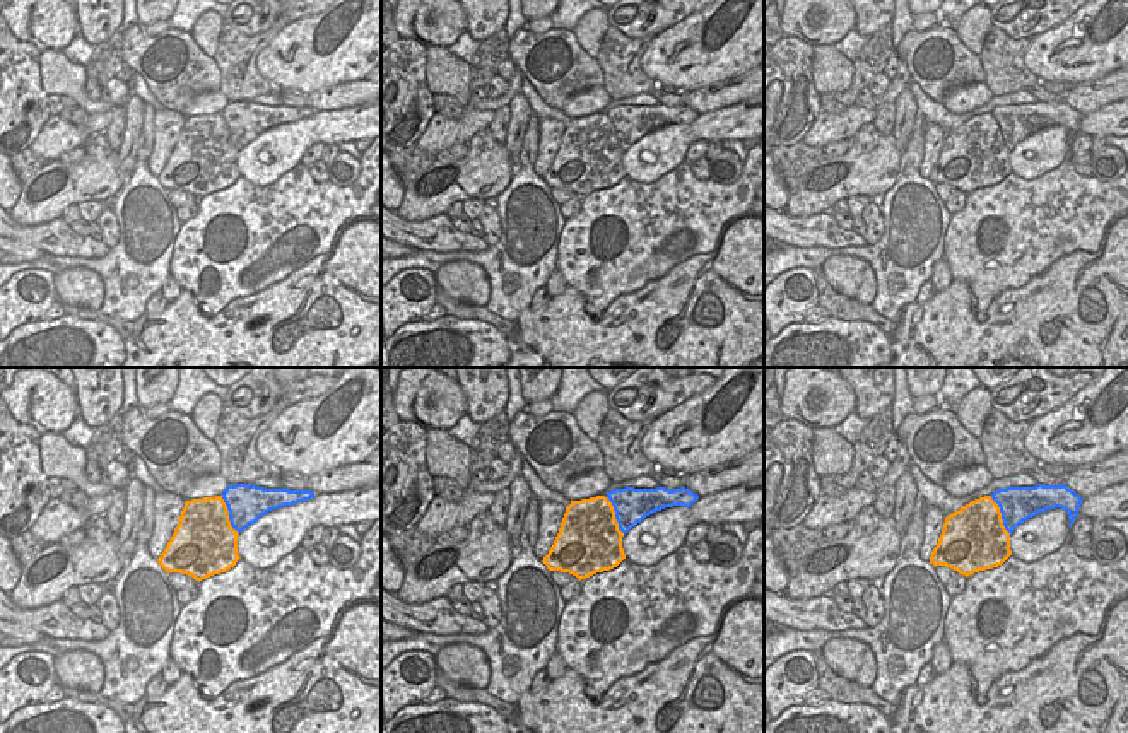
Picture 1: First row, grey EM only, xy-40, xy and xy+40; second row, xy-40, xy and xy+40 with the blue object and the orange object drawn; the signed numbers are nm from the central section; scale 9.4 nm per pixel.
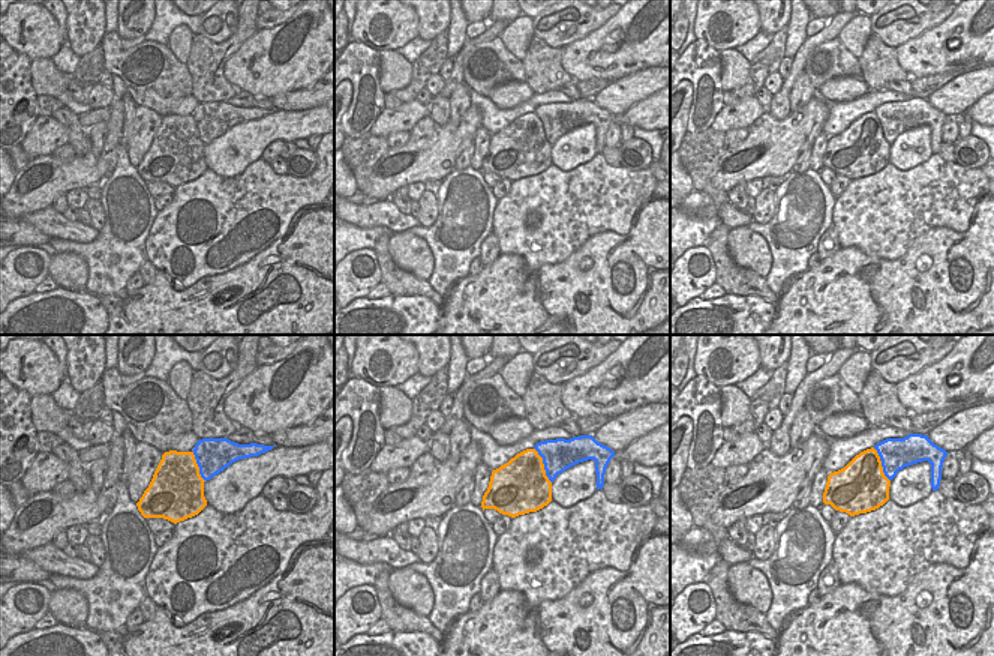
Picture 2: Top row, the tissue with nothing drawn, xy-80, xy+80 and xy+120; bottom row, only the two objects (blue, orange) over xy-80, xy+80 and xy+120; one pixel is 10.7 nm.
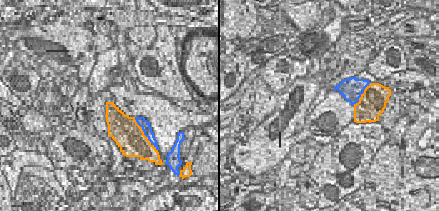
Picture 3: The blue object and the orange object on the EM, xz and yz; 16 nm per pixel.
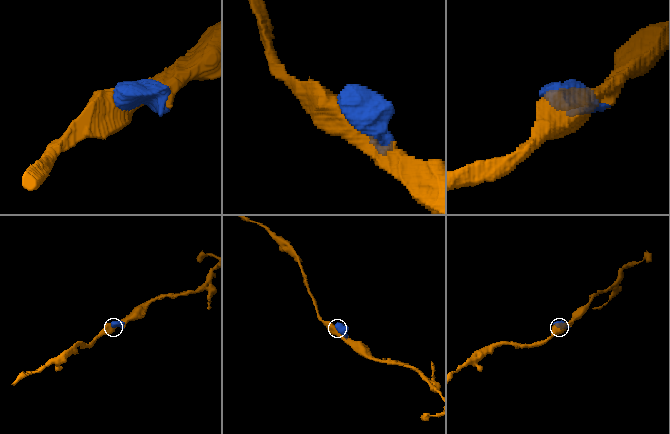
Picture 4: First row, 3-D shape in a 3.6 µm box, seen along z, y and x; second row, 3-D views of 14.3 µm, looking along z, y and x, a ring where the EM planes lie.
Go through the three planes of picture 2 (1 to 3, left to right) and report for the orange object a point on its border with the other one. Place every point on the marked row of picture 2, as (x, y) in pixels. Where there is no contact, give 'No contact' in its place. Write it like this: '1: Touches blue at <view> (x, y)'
1: Touches blue at xy-80 (198, 466)
2: Touches blue at xy+80 (544, 466)
3: Touches blue at xy+120 (882, 464).

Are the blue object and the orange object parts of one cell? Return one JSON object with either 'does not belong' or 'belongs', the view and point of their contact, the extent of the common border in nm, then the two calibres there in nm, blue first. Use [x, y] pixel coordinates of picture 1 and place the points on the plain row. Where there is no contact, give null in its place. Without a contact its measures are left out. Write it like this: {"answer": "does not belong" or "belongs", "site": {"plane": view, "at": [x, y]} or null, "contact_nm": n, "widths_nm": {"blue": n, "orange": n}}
{"answer": "belongs", "site": {"plane": "xy+40", "at": [1002, 132]}, "contact_nm": 420, "widths_nm": {"blue": 340, "orange": 460}}

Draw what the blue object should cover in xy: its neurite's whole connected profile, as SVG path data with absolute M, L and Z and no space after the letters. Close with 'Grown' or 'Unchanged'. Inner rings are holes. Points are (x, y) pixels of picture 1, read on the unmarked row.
M624 104L581 118L571 118L566 125L559 150L543 174L549 188L561 188L576 193L579 198L596 190L617 185L624 176L622 154L646 133L665 125L684 123L690 125L699 116L692 108L680 106L634 106Z. Grown.

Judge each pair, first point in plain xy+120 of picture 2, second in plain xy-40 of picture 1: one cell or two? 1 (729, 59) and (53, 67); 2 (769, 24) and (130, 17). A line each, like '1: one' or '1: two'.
1: one
2: two

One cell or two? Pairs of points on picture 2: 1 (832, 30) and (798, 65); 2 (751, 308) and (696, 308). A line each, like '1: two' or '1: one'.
1: one
2: one

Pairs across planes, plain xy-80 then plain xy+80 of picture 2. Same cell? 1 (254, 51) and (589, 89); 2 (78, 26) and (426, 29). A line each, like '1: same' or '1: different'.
1: different
2: same

